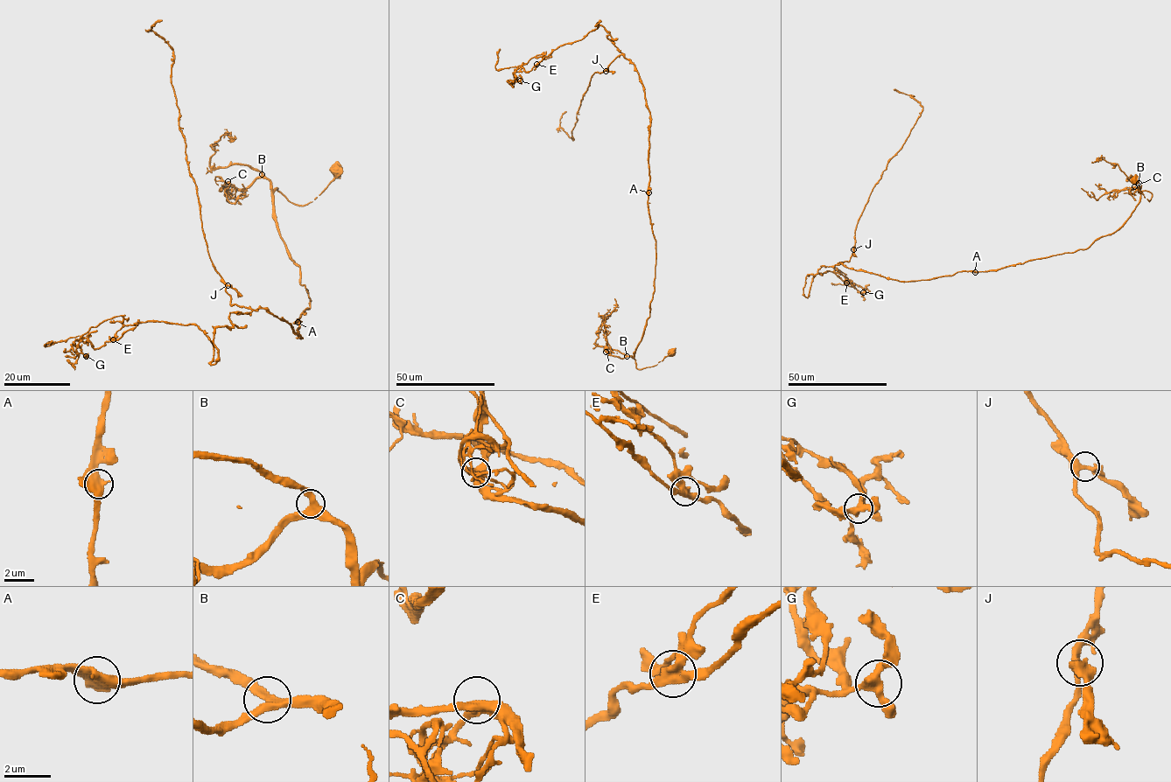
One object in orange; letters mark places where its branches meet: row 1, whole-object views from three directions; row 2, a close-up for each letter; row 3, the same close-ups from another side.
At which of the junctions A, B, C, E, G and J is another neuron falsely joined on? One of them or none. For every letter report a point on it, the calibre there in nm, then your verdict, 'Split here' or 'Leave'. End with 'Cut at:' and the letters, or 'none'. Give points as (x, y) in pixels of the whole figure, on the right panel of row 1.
A: Place: (975, 272). Thickness 360 nm. Leave
B: Place: (1139, 183). Thickness 300 nm. Leave
C: Place: (1134, 186). Thickness 380 nm. Leave
E: Place: (846, 282). Thickness 360 nm. Split here
G: Place: (863, 292). Thickness 360 nm. Leave
J: Place: (853, 249). Thickness 340 nm. Leave
Cut at: E

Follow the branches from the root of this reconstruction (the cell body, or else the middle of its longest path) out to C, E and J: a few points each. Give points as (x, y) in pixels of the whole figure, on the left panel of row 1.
C: (336, 171), (327, 187), (305, 205), (291, 203), (271, 189), (267, 178), (257, 178), (243, 188), (227, 181)
E: (336, 171), (307, 204), (273, 193), (300, 338), (260, 308), (215, 329), (213, 364), (193, 324), (113, 339)
J: (336, 171), (307, 204), (273, 193), (278, 233), (310, 298), (300, 338), (266, 309), (232, 304), (227, 285)

